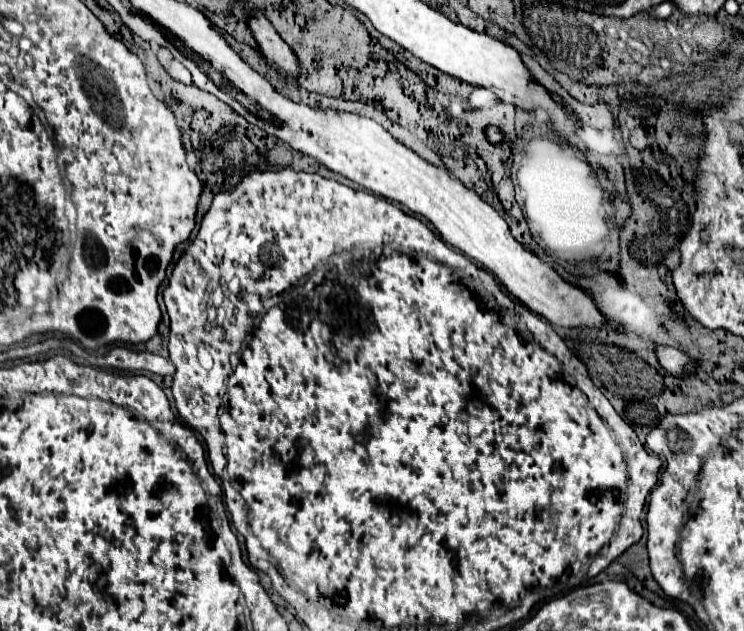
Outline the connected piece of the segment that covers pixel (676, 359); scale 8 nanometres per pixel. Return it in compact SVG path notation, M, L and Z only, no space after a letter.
M654 345L654 355L670 375L684 375L684 367L688 367L688 359L692 359L688 353L668 345Z

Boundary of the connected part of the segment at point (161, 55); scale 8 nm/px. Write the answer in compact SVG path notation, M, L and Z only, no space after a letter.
M162 47L158 49L158 61L160 61L160 65L164 67L164 71L166 71L172 79L180 81L182 85L192 85L192 75L190 75L190 71L188 71L182 63L178 63L168 49L162 49Z

